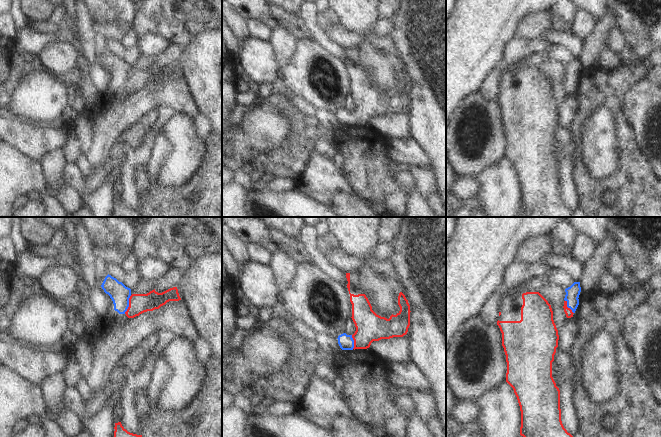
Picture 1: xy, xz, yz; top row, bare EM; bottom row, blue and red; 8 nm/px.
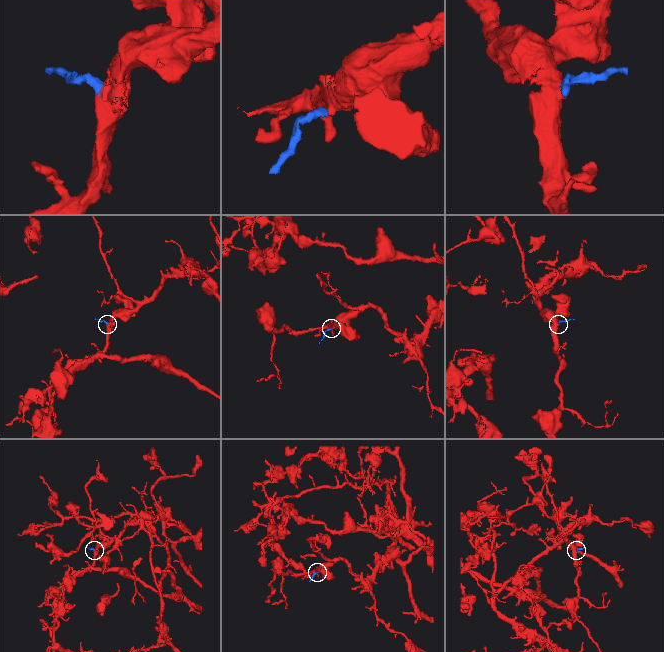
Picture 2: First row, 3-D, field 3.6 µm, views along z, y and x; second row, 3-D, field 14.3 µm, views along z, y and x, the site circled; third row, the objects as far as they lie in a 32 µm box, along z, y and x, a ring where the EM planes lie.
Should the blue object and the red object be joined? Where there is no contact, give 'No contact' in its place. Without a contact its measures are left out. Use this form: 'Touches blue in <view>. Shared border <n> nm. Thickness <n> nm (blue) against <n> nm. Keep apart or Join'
Touches blue in xy. Shared border 160 nm. Thickness 160 nm (blue) against 160 nm. Join.

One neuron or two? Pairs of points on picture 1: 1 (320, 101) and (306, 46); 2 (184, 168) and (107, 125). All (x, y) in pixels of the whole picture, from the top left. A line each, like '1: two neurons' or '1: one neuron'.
1: one neuron
2: two neurons

